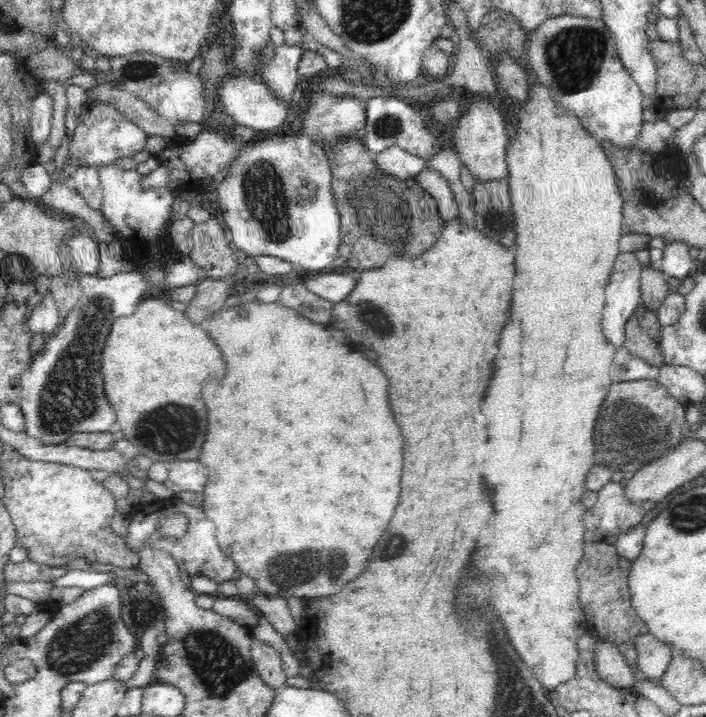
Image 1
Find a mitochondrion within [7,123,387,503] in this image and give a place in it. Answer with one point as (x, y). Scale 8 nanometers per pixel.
(69, 397)

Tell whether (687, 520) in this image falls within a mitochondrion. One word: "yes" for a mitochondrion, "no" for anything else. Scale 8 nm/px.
yes

